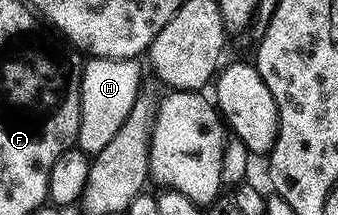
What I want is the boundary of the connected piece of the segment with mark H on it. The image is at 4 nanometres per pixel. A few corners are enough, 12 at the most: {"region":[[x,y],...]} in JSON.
{"region":[[132,58],[88,59],[76,145],[95,156],[143,89]]}

